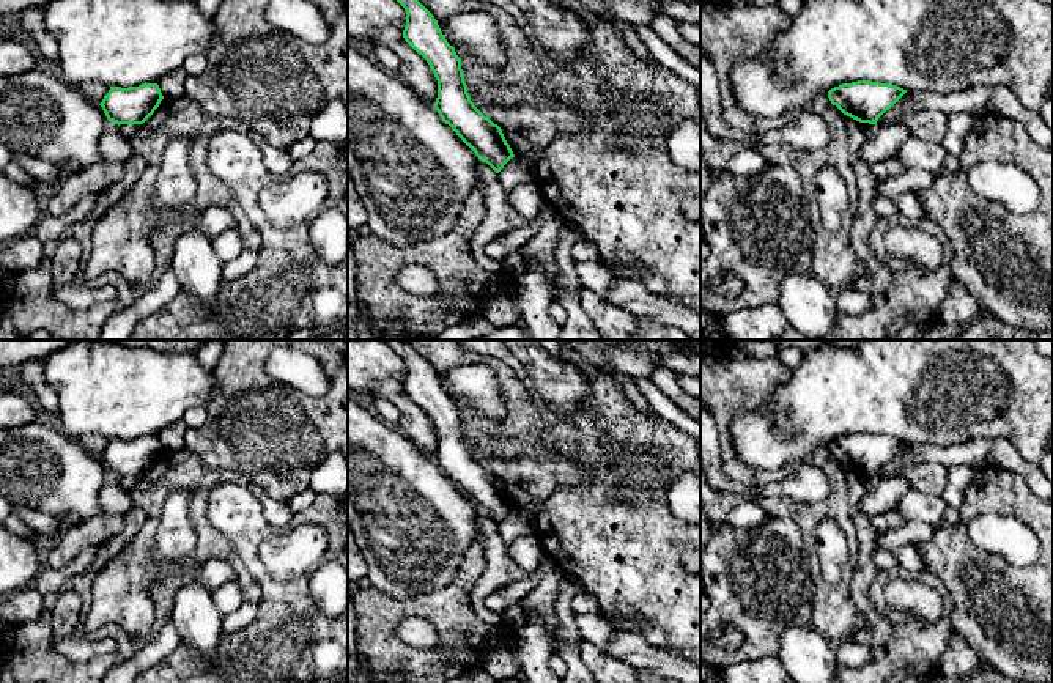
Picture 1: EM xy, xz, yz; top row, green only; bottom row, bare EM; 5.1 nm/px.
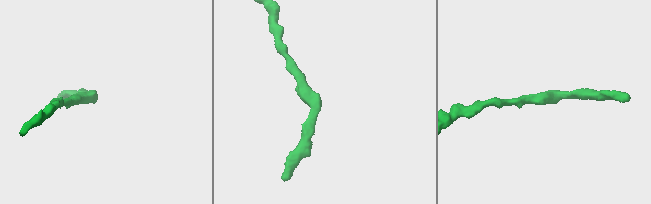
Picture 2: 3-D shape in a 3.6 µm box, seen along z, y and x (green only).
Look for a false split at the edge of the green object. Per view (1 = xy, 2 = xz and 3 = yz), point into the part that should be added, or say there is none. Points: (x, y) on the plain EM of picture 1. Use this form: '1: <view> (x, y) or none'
1: none
2: none
3: none

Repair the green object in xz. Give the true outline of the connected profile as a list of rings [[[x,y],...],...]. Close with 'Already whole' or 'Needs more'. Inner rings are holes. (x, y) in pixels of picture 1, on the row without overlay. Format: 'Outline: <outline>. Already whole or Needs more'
Outline: [[[386,340],[406,364],[405,393],[422,408],[438,433],[434,461],[445,477],[496,526],[515,510],[502,482],[471,453],[461,411],[444,390],[434,368],[408,343]]]. Already whole

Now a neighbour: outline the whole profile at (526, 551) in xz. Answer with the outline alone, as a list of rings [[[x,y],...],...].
[[[537,535],[516,538],[508,546],[510,557],[530,576],[540,565],[545,549]]]

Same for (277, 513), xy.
[[[249,485],[249,488],[260,500],[264,519],[272,529],[279,532],[294,524],[296,518],[293,516],[286,502],[279,502],[272,499],[258,486]]]

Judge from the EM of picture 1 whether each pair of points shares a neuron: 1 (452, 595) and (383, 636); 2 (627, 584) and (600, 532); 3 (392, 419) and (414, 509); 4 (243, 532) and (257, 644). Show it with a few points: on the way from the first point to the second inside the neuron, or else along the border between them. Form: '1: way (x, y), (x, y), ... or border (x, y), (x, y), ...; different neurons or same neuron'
1: way (433, 606), (408, 606), (394, 617); same neuron
2: way (627, 572), (627, 559), (613, 545); same neuron
3: border (370, 409), (395, 427); different neurons
4: way (251, 561), (269, 586), (269, 616); same neuron

